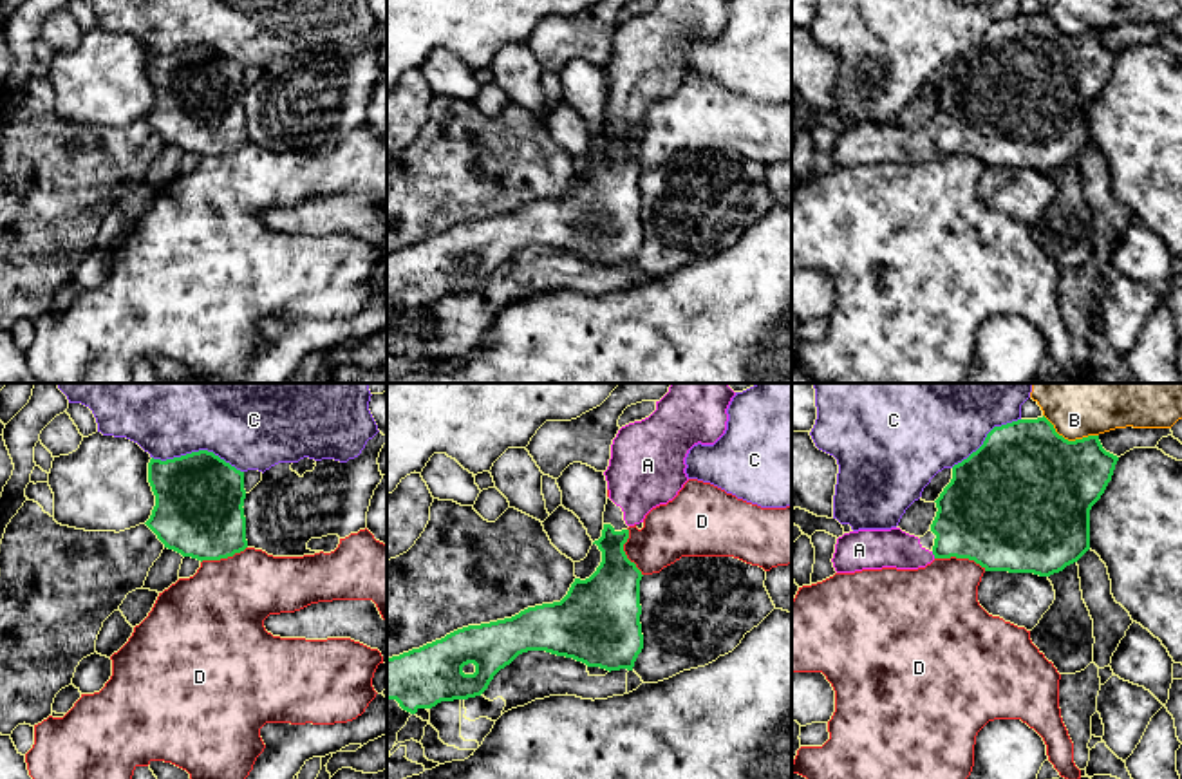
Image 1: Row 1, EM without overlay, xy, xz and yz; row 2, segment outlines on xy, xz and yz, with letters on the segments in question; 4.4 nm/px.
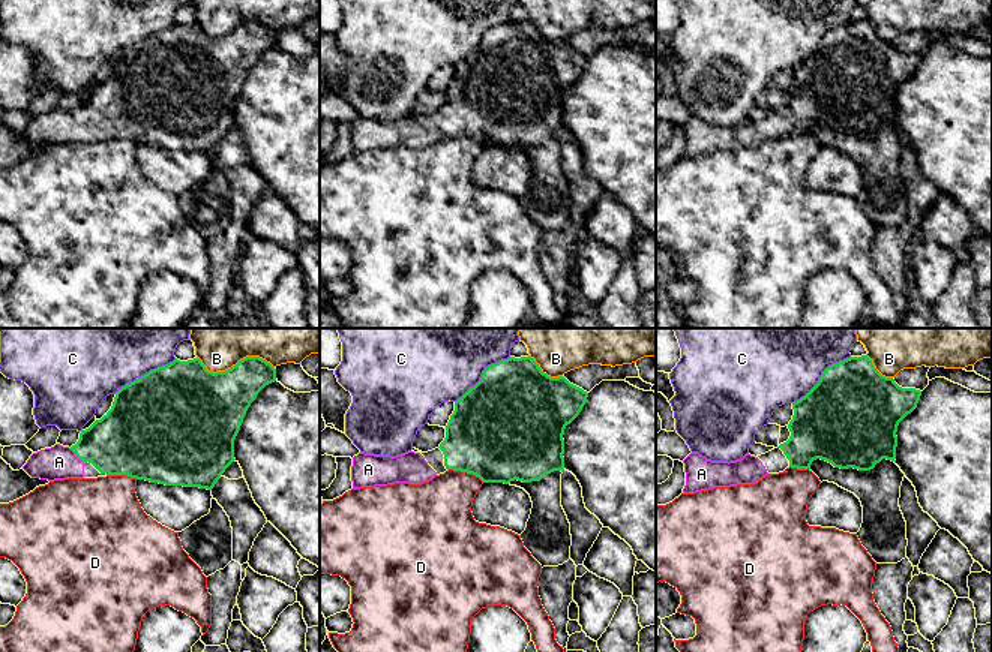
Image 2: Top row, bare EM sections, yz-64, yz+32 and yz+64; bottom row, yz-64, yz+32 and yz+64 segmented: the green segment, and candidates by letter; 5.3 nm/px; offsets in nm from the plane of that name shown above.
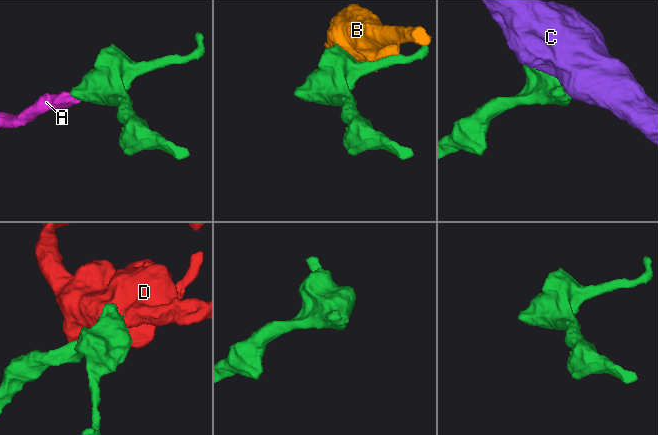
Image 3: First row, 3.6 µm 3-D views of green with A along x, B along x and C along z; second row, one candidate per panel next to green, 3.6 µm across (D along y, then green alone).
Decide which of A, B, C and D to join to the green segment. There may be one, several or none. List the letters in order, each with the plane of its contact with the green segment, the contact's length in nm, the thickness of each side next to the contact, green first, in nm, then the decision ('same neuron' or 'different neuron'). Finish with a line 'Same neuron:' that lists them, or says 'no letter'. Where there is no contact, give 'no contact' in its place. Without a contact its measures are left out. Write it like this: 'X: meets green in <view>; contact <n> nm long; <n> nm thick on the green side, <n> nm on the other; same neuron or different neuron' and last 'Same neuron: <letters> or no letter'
A: meets green in yz; contact 40 nm long; 360 nm thick on the green side, 180 nm on the other; same neuron
B: meets green in yz; contact 260 nm long; 500 nm thick on the green side, 440 nm on the other; different neuron
C: meets green in xy; contact 420 nm long; 400 nm thick on the green side, 480 nm on the other; different neuron
D: meets green in yz; contact 240 nm long; 460 nm thick on the green side, 380 nm on the other; different neuron
Same neuron: A

